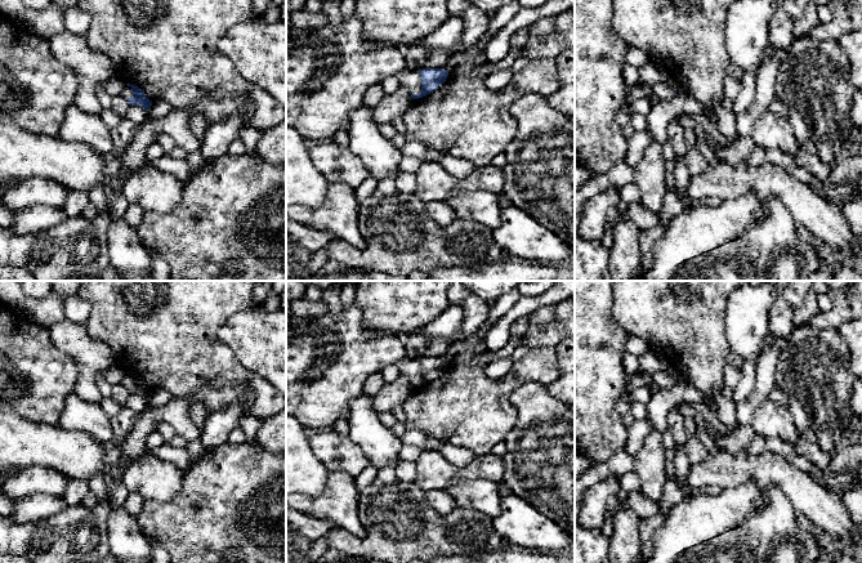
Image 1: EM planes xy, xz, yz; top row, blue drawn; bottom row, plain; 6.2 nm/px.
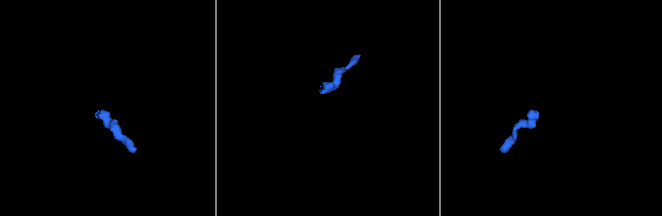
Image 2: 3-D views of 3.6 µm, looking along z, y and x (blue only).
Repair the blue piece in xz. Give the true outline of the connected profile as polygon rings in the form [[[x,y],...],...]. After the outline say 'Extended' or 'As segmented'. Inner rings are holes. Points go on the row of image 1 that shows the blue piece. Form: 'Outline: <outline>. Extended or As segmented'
Outline: [[[414,67],[396,75],[401,85],[411,91],[412,99],[433,93],[446,81],[447,76],[448,72],[445,68],[423,68],[416,71]]]. Extended

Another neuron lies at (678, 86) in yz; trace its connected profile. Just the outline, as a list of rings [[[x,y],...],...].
[[[670,75],[666,80],[667,85],[673,89],[675,94],[688,93],[688,86],[683,80],[676,79],[674,75]]]

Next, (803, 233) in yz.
[[[796,223],[796,233],[800,241],[809,243],[814,249],[822,245],[822,242],[814,237],[804,225]]]

